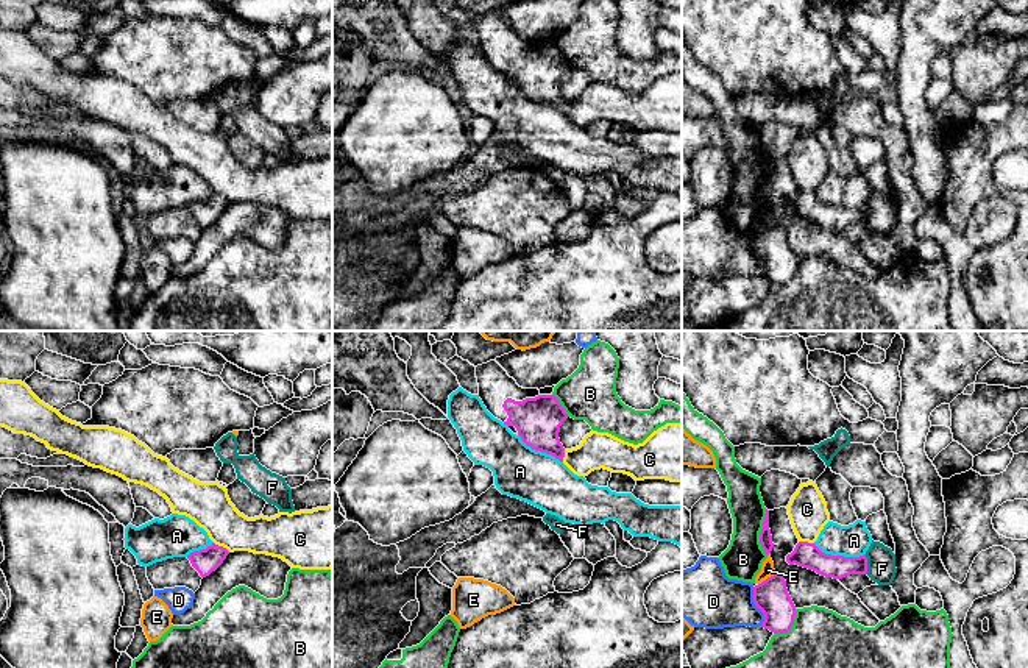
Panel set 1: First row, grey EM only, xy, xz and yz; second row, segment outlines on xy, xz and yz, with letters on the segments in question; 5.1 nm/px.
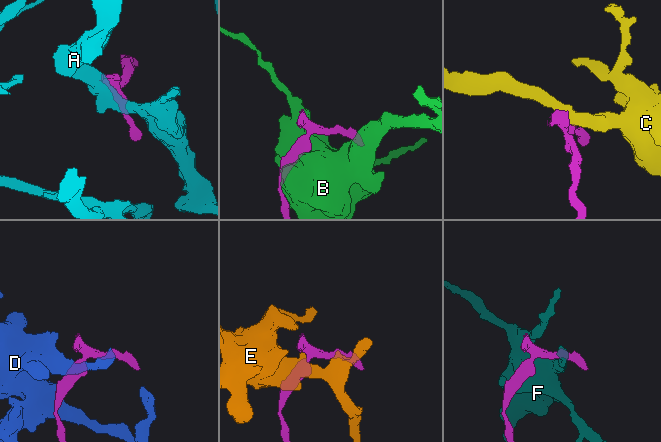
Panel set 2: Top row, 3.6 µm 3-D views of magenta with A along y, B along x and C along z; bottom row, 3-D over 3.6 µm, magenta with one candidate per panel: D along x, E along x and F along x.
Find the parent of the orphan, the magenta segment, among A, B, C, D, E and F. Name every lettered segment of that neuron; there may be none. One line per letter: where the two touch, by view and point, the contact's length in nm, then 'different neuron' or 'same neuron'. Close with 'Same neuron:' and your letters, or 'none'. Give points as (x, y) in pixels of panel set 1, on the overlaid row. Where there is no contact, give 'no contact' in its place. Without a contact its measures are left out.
A: meets magenta in yz at (840, 556); contact 280 nm long; different neuron
B: meets magenta in yz at (760, 532); contact 240 nm long; different neuron
C: meets magenta in xy at (222, 547); contact 100 nm long; different neuron
D: meets magenta in yz at (757, 606); contact 220 nm long; different neuron
E: meets magenta in yz at (768, 578); contact 110 nm long; different neuron
F: meets magenta in yz at (866, 564); contact 110 nm long; different neuron
Same neuron: none

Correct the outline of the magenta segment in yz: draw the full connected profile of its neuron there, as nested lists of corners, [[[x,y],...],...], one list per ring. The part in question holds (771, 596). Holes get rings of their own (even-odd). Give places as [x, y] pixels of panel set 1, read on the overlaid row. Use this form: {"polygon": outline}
{"polygon": [[[774,574],[753,587],[753,602],[764,613],[760,627],[774,634],[791,631],[796,616],[796,606],[788,593],[785,576]]]}

